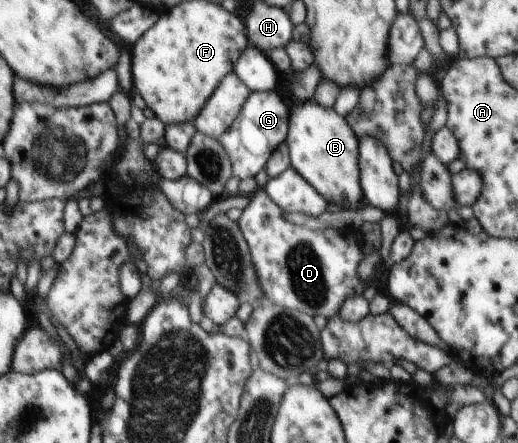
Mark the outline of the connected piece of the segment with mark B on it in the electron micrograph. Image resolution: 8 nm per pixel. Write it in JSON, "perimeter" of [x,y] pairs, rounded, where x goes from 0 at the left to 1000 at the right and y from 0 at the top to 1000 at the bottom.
{"perimeter":[[[606,228],[579,230],[568,248],[558,246],[556,330],[562,377],[568,379],[625,449],[637,460],[660,463],[664,474],[687,479],[705,451],[695,413],[693,318],[666,266],[656,264],[647,246],[633,246]]]}

